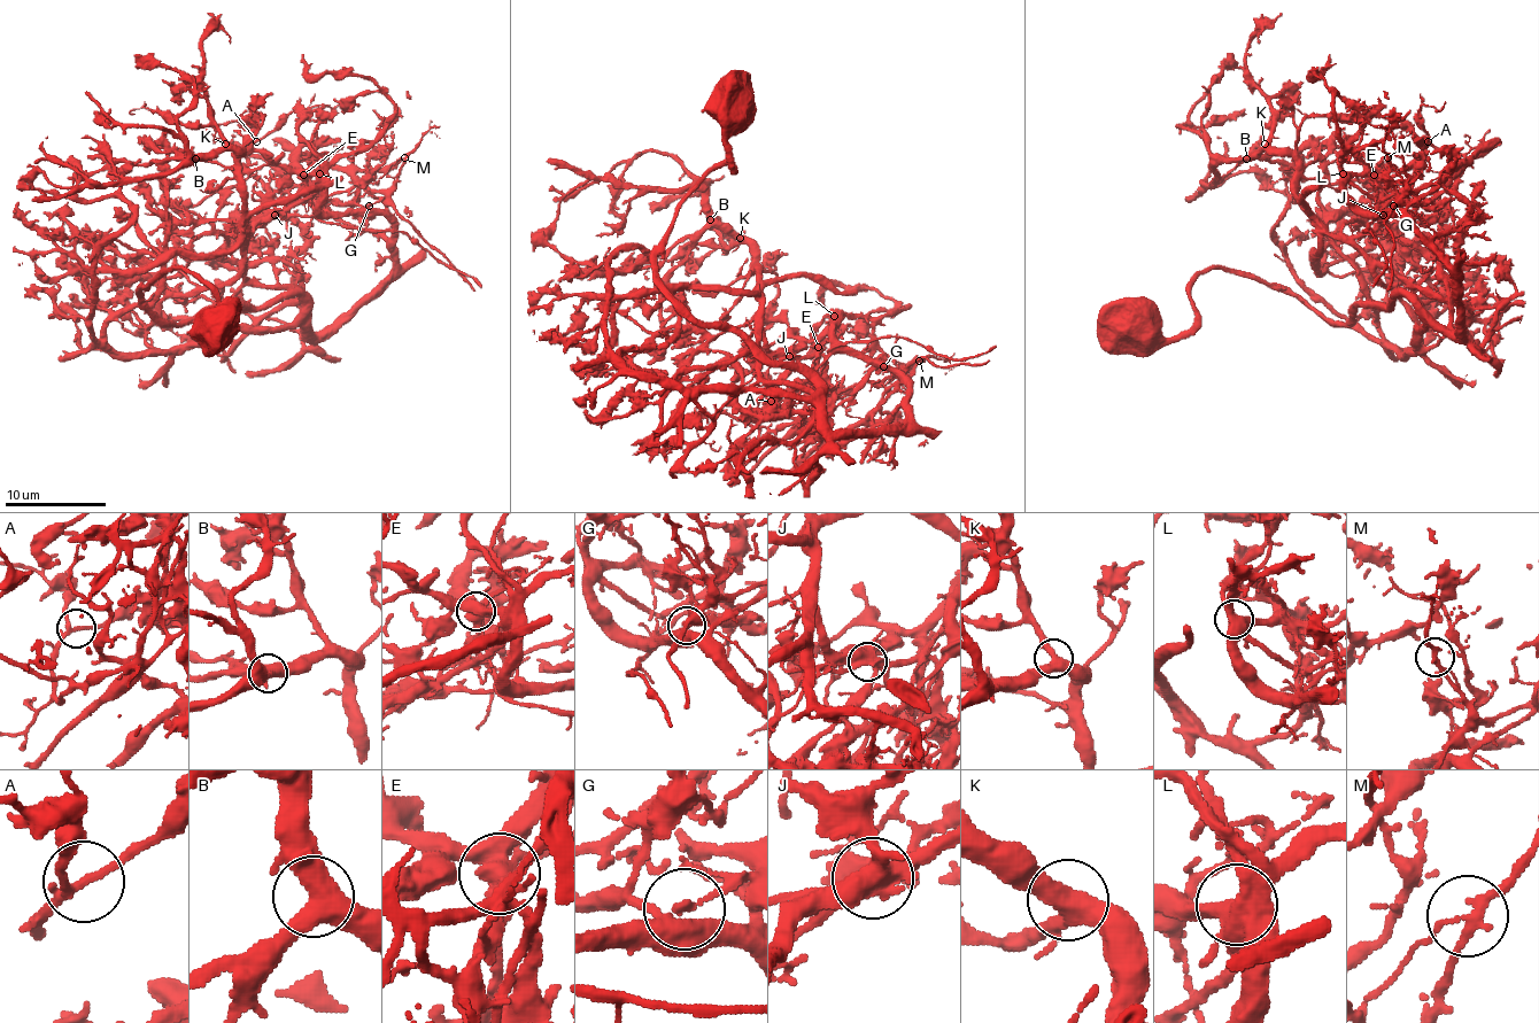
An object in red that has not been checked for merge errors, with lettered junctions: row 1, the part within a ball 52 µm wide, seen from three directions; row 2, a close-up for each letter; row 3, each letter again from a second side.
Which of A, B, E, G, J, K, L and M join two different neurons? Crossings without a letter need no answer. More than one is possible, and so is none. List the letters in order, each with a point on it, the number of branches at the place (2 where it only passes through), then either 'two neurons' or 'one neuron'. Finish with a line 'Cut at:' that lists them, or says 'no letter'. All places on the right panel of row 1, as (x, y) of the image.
A: (1428, 141) | 3 | one neuron
B: (1246, 159) | 4 | one neuron
E: (1374, 175) | 5 | two neurons
G: (1393, 206) | 3 | two neurons
J: (1383, 215) | 6 | two neurons
K: (1265, 144) | 4 | one neuron
L: (1343, 173) | 5 | two neurons
M: (1387, 157) | 3 | two neurons
Cut at: E, G, J, L, M

